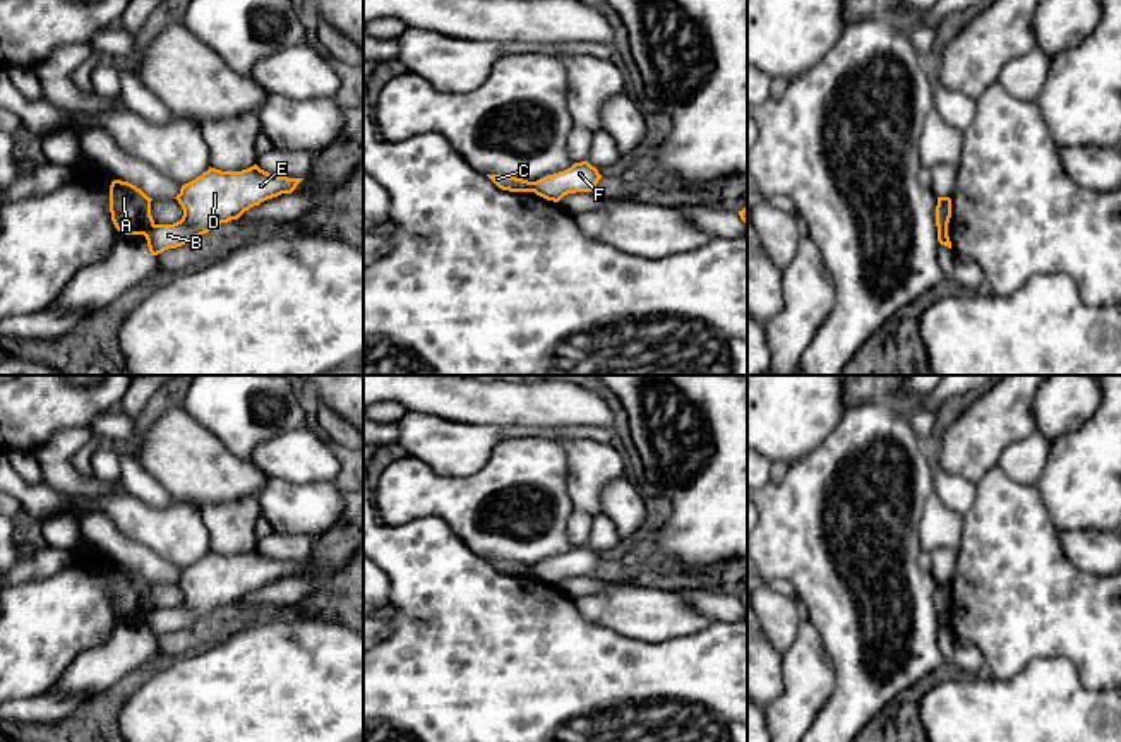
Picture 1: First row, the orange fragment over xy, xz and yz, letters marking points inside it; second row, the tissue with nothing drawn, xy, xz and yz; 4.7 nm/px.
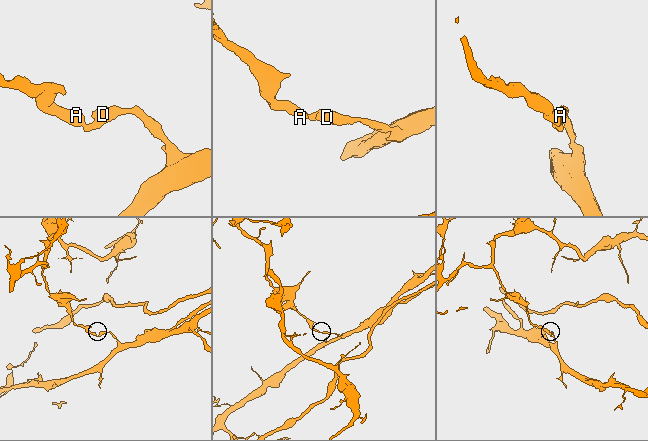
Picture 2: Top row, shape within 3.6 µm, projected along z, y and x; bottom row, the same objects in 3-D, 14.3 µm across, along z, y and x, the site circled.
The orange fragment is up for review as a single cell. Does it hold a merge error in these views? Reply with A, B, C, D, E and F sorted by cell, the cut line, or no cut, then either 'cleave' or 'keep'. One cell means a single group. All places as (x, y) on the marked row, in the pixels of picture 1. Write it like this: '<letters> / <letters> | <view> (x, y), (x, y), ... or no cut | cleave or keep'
A C / B D E F | xy (153, 223), (143, 233) | cleave

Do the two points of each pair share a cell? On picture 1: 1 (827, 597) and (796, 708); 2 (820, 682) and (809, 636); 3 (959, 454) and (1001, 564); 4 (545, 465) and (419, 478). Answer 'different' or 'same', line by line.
1: different
2: same
3: different
4: same

